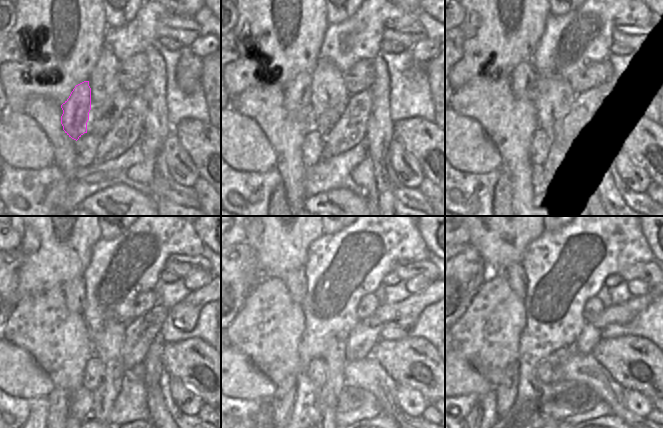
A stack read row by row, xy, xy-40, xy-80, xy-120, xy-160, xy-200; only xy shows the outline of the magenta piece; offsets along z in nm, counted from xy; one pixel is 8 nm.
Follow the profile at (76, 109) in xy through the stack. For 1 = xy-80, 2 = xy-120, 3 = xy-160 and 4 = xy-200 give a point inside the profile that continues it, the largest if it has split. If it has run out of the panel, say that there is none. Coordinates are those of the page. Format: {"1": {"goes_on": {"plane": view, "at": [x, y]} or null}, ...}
{"1": {"goes_on": {"plane": "xy-80", "at": [523, 78]}}, "2": {"goes_on": {"plane": "xy-120", "at": [74, 290]}}, "3": {"goes_on": {"plane": "xy-160", "at": [295, 280]}}, "4": {"goes_on": {"plane": "xy-200", "at": [515, 274]}}}

